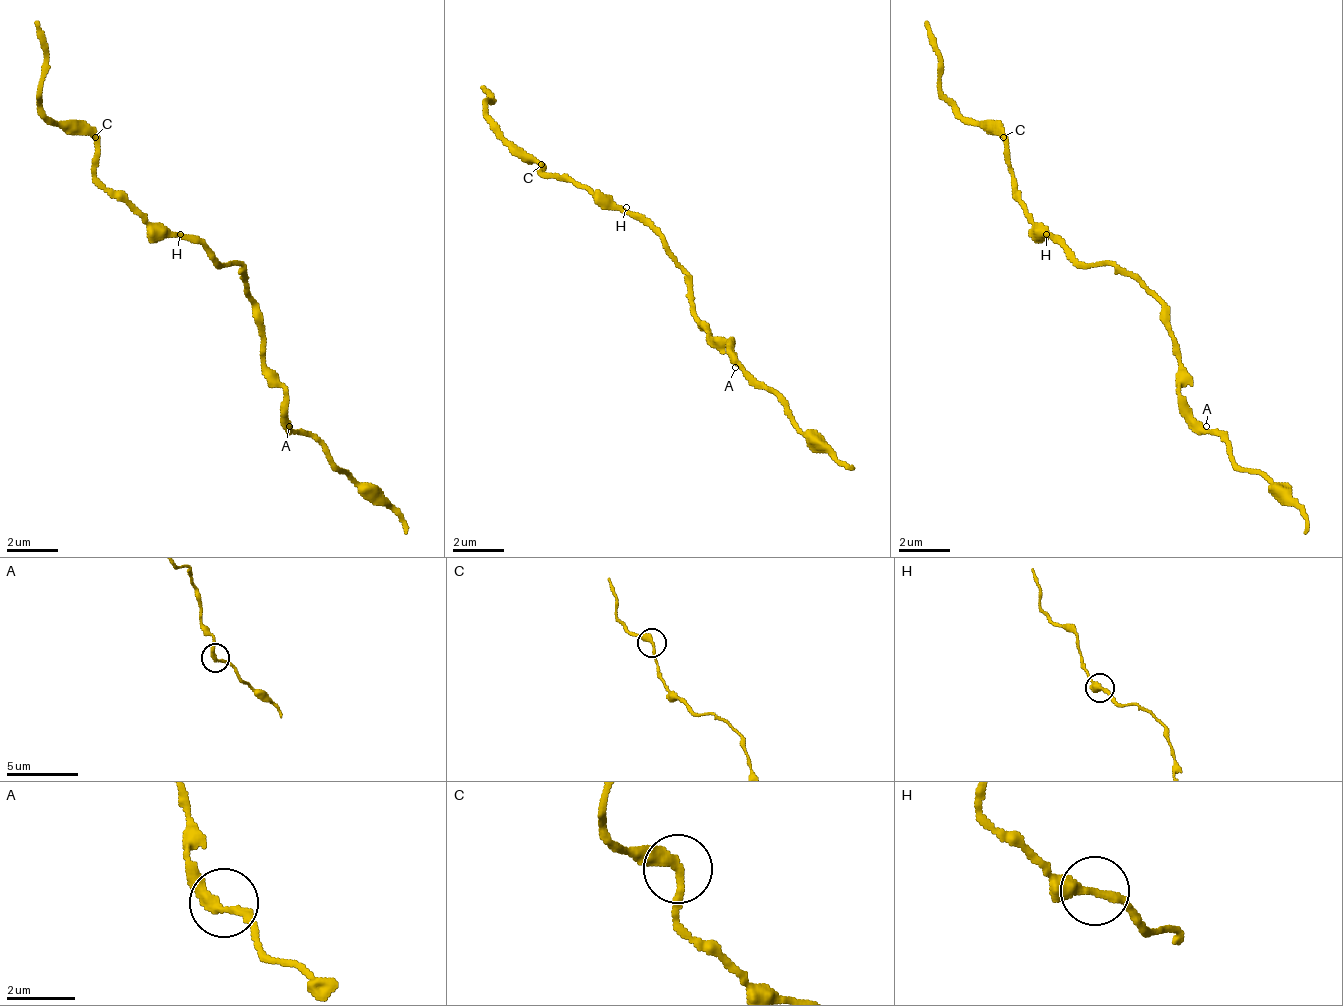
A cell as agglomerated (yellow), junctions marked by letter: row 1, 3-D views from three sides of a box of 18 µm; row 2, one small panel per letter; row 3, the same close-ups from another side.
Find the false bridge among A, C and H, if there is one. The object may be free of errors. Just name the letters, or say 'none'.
none

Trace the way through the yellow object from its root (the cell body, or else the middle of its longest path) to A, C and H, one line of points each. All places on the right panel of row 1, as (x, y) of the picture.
A: (1104, 266), (1129, 273), (1161, 305), (1161, 324), (1181, 362), (1181, 401), (1206, 426)
C: (1104, 266), (1085, 266), (1021, 202), (1021, 190), (1014, 183), (1014, 170), (1008, 164), (1008, 145), (1001, 138)
H: (1104, 266), (1085, 266), (1059, 241), (1053, 241), (1046, 234)

